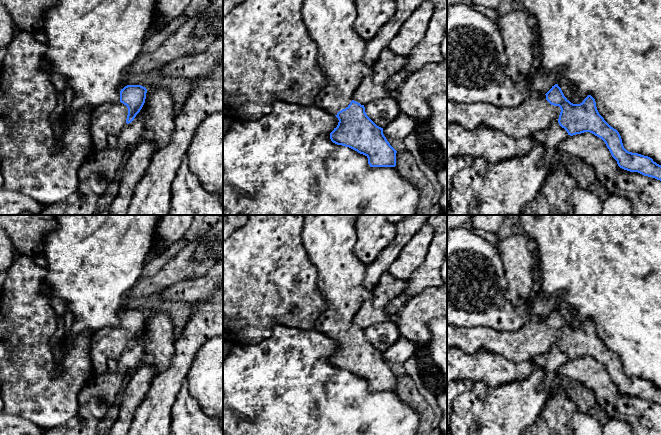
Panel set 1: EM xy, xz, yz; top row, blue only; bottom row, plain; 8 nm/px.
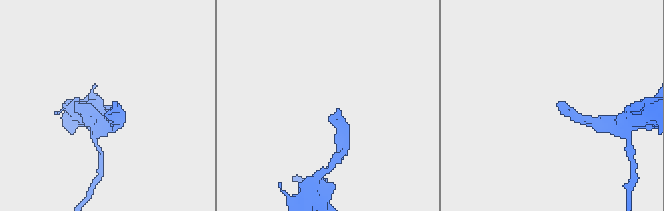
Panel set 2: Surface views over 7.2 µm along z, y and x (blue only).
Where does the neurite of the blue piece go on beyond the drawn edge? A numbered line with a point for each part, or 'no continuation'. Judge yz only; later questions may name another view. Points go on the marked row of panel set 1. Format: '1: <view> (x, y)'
1: yz (535, 113)

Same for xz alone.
1: xz (330, 23)

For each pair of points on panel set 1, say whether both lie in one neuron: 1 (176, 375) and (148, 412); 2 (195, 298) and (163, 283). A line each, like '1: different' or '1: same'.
1: same
2: different

